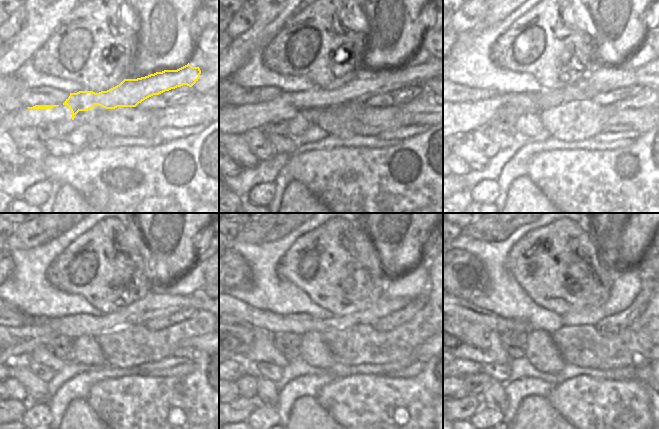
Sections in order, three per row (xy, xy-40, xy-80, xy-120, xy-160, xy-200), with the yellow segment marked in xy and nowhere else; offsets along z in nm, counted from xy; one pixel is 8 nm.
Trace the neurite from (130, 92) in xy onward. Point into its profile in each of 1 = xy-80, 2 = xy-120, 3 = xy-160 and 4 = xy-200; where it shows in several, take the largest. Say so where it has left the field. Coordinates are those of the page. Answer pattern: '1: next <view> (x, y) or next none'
1: next xy-80 (609, 78)
2: next xy-120 (158, 303)
3: next xy-160 (300, 323)
4: next xy-200 (465, 310)

